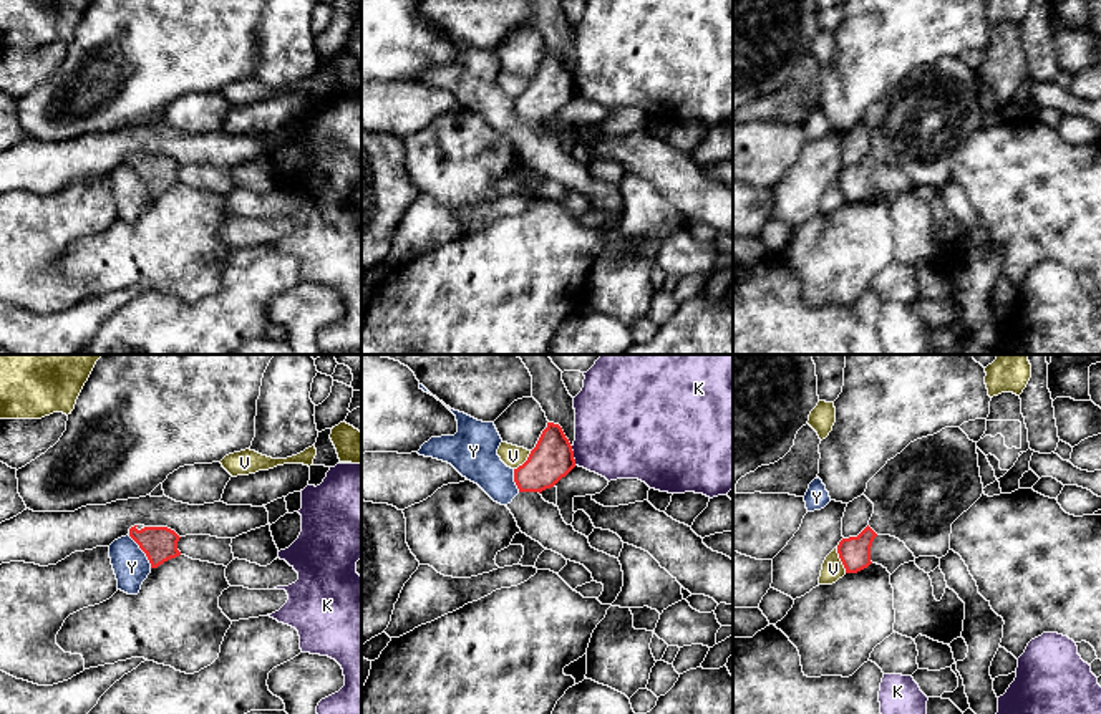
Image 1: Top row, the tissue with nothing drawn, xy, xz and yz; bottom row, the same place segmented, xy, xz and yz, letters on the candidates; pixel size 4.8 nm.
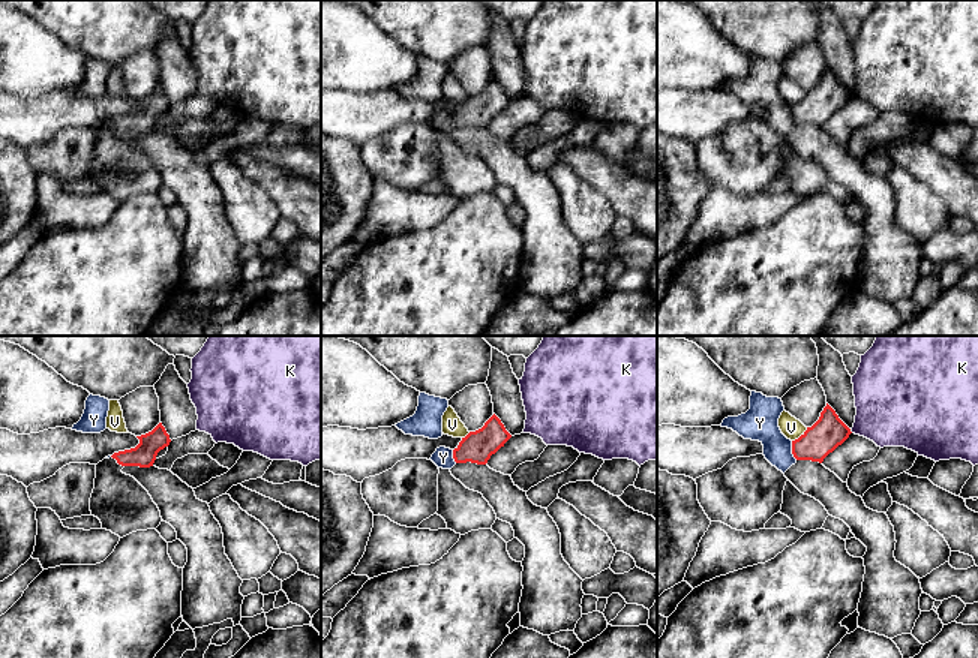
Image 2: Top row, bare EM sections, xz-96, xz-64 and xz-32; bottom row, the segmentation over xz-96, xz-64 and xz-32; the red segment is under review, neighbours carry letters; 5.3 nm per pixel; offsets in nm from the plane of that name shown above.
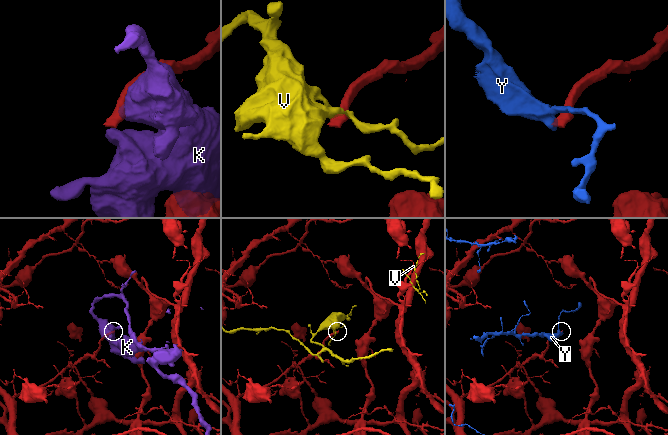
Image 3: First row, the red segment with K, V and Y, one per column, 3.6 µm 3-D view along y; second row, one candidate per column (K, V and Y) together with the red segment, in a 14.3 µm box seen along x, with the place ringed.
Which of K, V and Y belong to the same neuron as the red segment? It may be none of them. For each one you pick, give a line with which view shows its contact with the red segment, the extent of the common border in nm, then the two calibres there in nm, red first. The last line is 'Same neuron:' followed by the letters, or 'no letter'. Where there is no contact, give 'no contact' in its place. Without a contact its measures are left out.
Same neuron: no letter

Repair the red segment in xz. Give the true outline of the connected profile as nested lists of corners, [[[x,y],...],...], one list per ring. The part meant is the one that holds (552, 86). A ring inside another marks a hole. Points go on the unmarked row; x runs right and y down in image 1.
[[[547,51],[527,89],[514,98],[519,123],[506,136],[522,162],[565,189],[584,194],[592,202],[594,210],[604,214],[597,229],[602,234],[612,234],[623,215],[618,187],[592,177],[585,164],[564,151],[559,136],[546,131],[541,124],[574,96],[574,80],[562,56]]]

